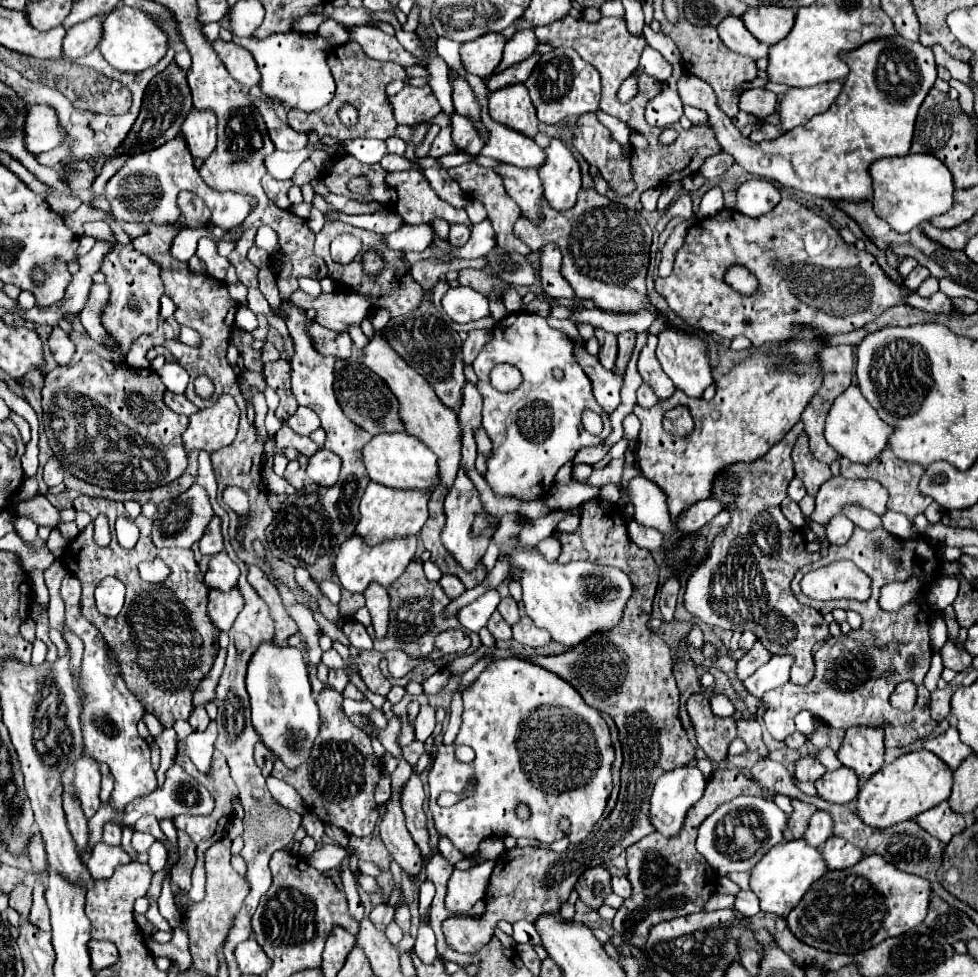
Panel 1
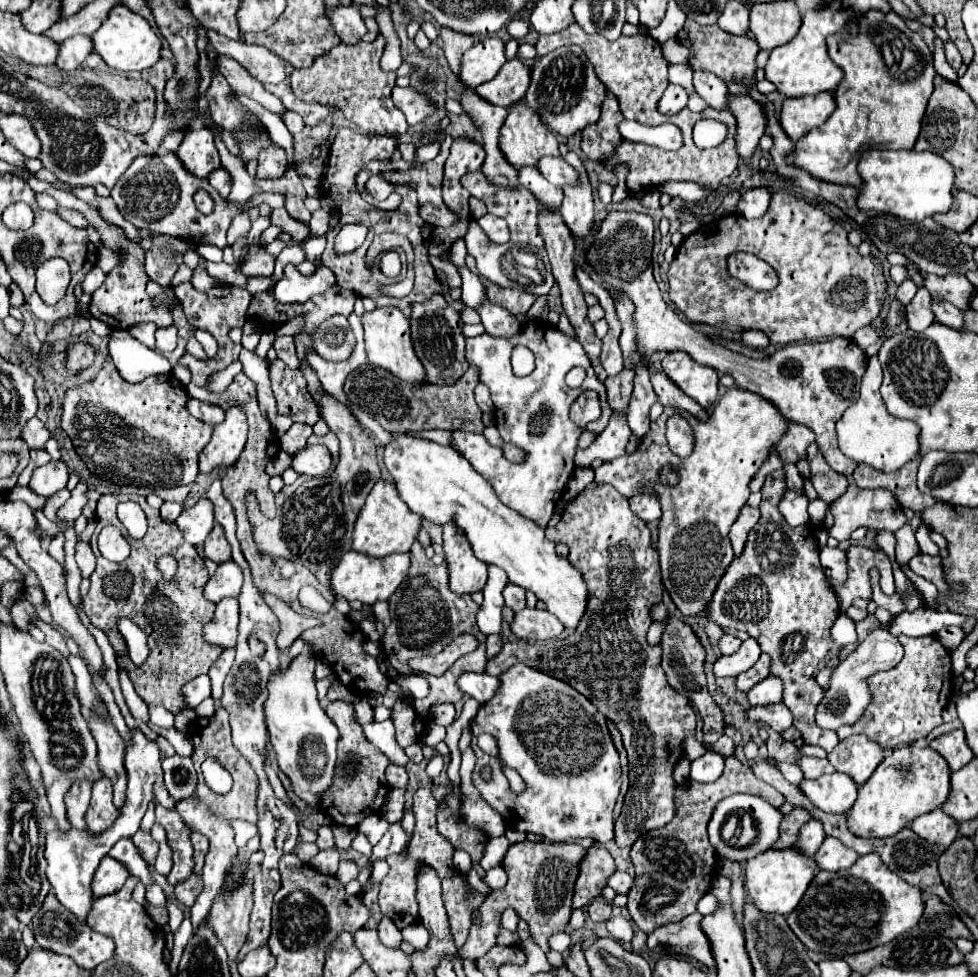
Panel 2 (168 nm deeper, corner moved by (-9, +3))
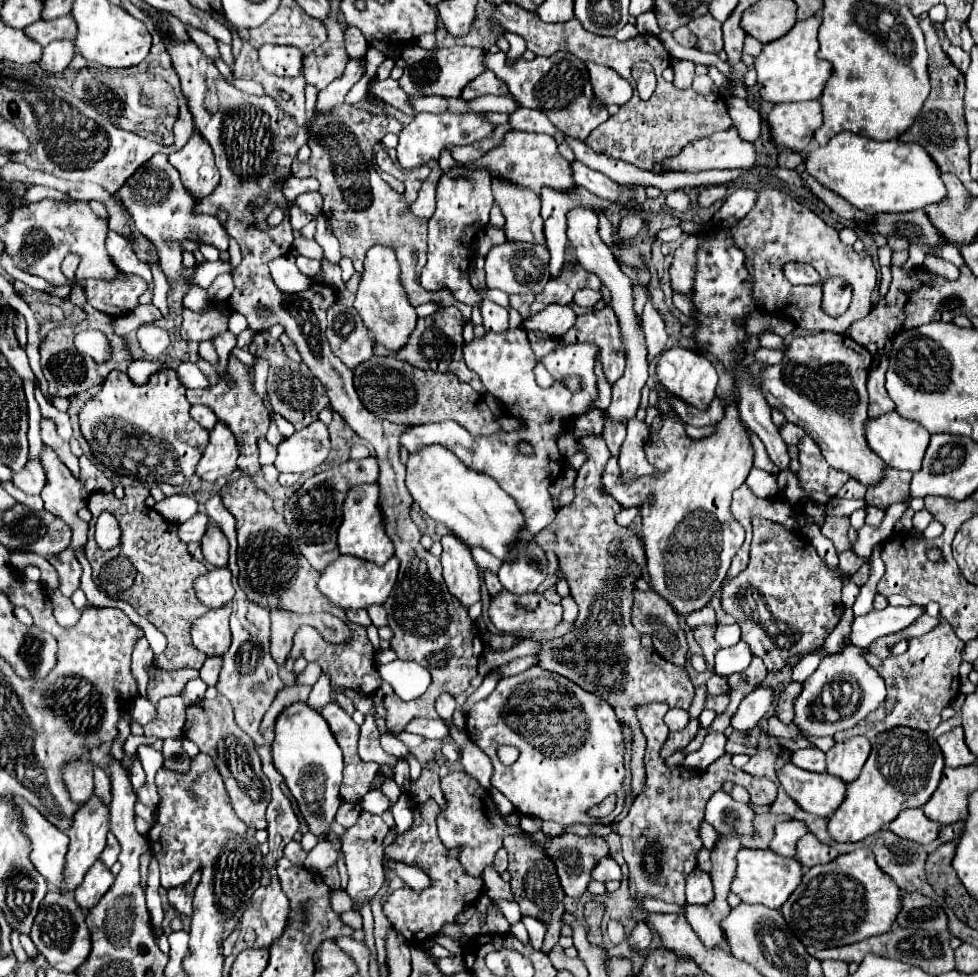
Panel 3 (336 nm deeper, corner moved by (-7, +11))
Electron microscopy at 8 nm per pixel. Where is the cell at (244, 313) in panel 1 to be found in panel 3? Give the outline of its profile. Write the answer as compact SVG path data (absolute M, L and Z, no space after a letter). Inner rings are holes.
M285 254L285 256L271 260L269 270L271 270L271 278L273 278L275 286L287 294L305 292L311 288L311 284L315 284L315 280L311 276L305 276L297 268L293 254Z

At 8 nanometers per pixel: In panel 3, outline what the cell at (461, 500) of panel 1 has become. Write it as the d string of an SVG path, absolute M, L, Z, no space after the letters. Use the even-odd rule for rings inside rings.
M443 536L441 546L443 546L443 554L441 554L443 578L445 578L445 584L447 584L449 592L455 594L455 598L459 598L463 606L473 606L481 598L481 578L479 578L475 562L473 562L471 548L455 536Z

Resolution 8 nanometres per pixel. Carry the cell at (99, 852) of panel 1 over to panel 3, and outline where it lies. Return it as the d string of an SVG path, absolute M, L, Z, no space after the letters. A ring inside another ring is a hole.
M95 862L95 866L91 866L91 870L85 874L85 880L81 882L81 886L77 886L75 890L75 900L77 904L87 912L91 906L95 906L101 896L111 888L111 884L115 882L115 876L111 874L109 868L103 866L103 862Z

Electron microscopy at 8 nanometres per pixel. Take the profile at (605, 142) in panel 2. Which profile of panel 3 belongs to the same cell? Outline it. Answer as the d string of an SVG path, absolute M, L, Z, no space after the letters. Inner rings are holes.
M587 64L587 70L591 76L593 92L603 102L623 106L631 98L633 90L631 90L629 82L625 82L615 70L611 70L607 66L599 66L599 64Z

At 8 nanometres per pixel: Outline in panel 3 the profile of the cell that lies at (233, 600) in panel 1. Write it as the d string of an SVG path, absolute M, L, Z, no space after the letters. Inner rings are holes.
M221 606L219 610L209 610L199 616L191 626L191 638L197 650L207 656L223 656L231 644L229 632L231 606Z

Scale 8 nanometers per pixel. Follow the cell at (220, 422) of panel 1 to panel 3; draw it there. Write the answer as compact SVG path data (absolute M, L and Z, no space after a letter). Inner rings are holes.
M219 420L215 428L209 432L209 444L197 464L195 474L201 480L215 482L217 478L229 476L237 468L239 448L233 430L227 426L227 422Z

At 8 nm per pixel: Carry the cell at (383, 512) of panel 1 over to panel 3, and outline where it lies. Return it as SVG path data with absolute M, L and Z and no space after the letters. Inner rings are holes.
M361 484L353 486L343 502L343 522L339 528L339 550L341 554L353 554L363 560L371 560L375 564L385 564L393 552L395 546L391 546L391 538L387 538L387 532L383 530L383 514L379 514L379 484Z

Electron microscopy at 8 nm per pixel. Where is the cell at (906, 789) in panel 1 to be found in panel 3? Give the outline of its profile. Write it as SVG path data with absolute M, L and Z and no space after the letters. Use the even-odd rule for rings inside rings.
M893 728L879 734L861 776L849 784L847 798L841 802L835 816L829 818L829 834L837 842L859 842L871 834L877 834L893 822L899 812L925 806L941 782L943 768L943 754L935 738L927 732Z

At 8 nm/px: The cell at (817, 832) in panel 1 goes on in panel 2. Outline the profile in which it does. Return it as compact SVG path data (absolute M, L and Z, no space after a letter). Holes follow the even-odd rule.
M809 820L809 822L801 828L799 838L797 838L797 842L793 844L793 848L801 850L801 854L805 854L805 856L813 856L813 854L819 850L823 838L825 838L825 832L823 832L821 822Z

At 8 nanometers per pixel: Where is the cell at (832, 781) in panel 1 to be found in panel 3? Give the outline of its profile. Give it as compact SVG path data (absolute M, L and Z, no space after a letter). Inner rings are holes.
M785 764L777 770L777 776L785 792L805 812L811 812L815 816L831 818L839 804L845 800L847 784L833 774L807 772L795 764Z

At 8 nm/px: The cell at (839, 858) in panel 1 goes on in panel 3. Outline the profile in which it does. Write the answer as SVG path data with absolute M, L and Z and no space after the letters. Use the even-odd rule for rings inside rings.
M809 832L805 834L799 842L797 842L797 854L795 858L803 864L803 866L817 866L817 864L827 864L831 860L835 860L839 856L839 852L831 846L825 846L823 842L817 842L815 836Z

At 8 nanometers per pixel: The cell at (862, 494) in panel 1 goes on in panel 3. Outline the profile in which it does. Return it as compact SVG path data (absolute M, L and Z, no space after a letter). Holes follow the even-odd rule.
M843 516L843 518L825 518L825 522L821 526L821 532L823 532L823 536L827 536L835 544L837 552L843 552L843 550L847 550L851 546L849 540L847 540L849 528L851 528L849 516Z

